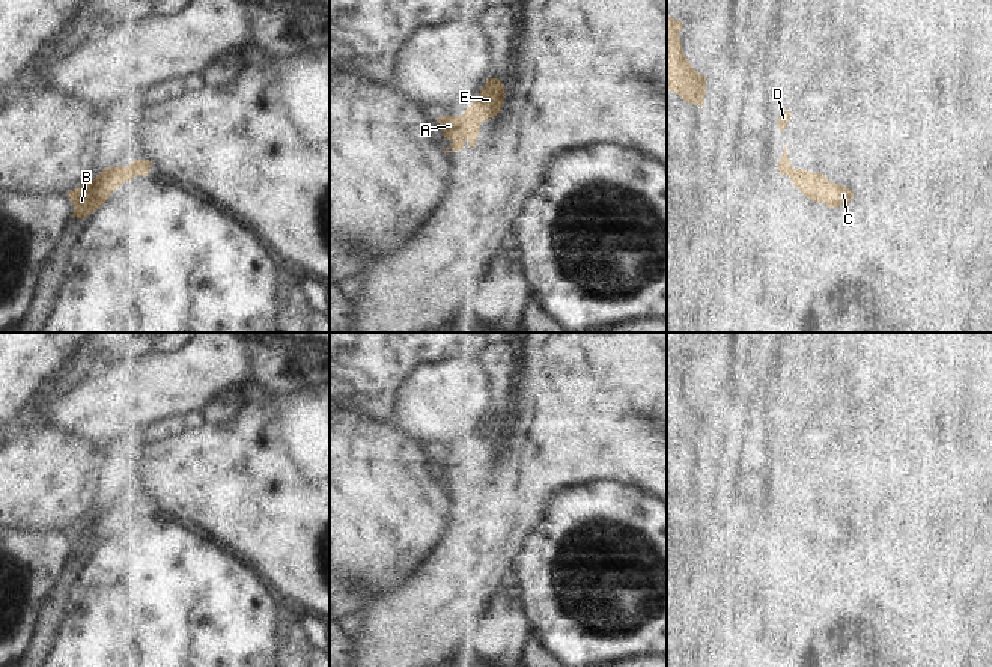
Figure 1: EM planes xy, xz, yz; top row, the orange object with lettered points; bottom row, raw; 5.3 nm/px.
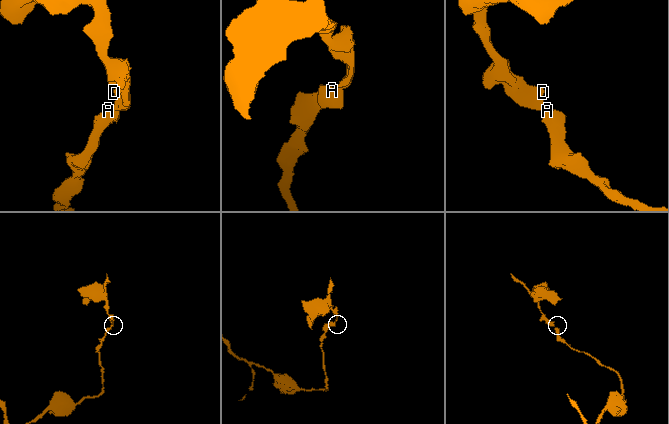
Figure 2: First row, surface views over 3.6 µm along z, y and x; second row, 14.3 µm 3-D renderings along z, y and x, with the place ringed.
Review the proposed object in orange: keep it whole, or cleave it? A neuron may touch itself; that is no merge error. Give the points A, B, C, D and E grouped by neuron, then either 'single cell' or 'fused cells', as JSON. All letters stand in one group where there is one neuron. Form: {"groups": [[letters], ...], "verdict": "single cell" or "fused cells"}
{"groups": [["A", "B", "C", "D", "E"]], "verdict": "single cell"}

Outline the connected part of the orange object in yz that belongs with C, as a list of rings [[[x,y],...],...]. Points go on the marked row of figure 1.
[[[784,146],[783,157],[778,163],[778,170],[781,175],[789,176],[793,185],[798,187],[805,197],[813,202],[825,203],[831,209],[849,205],[854,197],[852,190],[828,181],[822,173],[793,169],[787,157],[787,146]]]

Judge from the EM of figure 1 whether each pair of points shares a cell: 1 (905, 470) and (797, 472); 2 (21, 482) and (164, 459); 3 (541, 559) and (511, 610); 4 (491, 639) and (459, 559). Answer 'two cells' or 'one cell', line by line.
1: one cell
2: two cells
3: two cells
4: two cells

